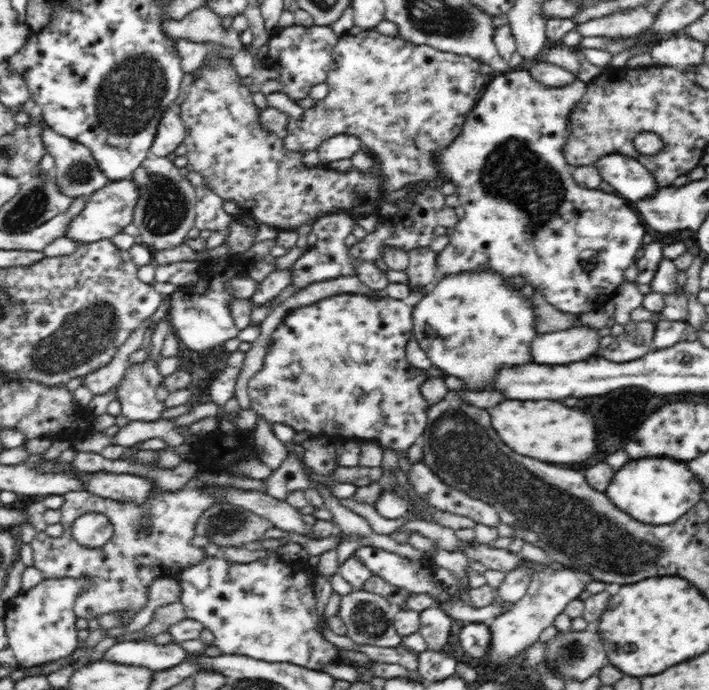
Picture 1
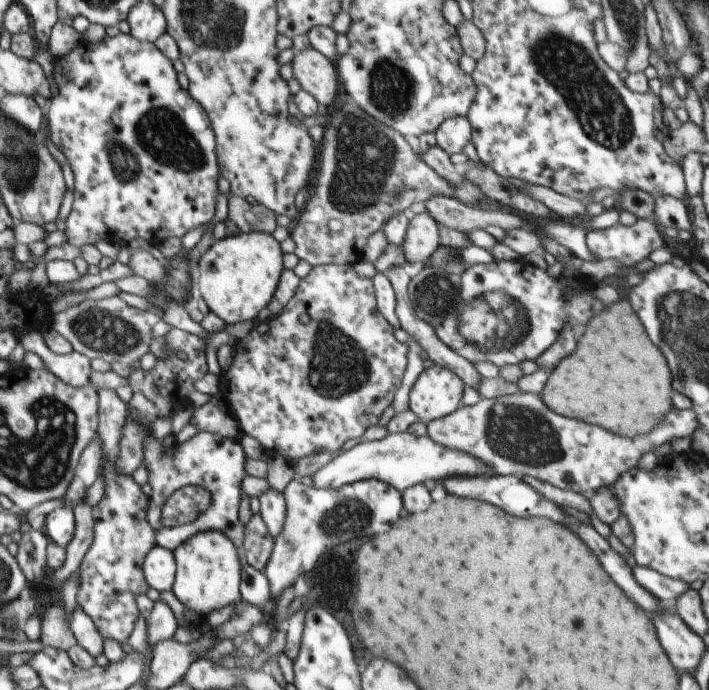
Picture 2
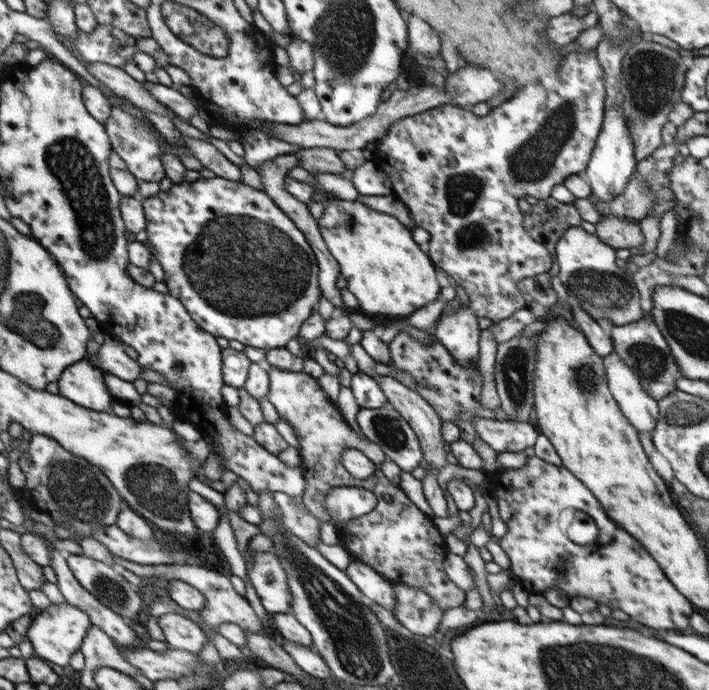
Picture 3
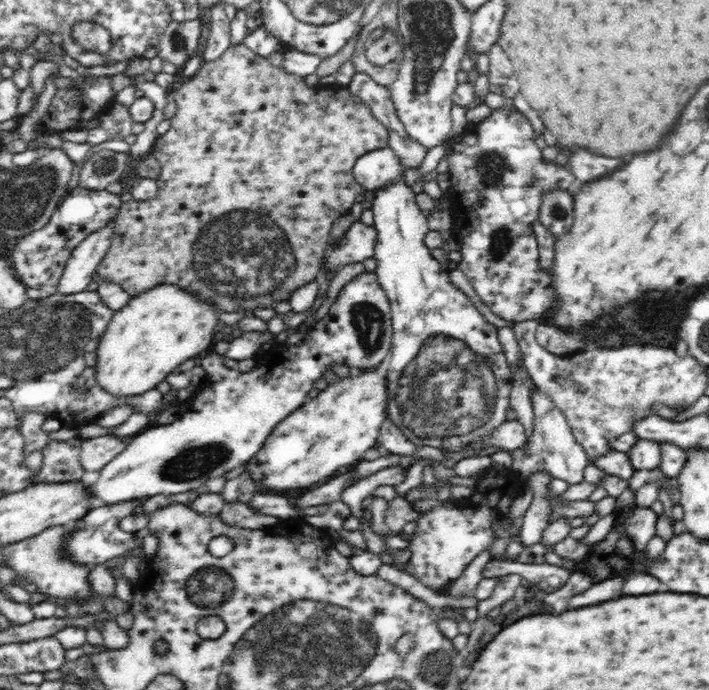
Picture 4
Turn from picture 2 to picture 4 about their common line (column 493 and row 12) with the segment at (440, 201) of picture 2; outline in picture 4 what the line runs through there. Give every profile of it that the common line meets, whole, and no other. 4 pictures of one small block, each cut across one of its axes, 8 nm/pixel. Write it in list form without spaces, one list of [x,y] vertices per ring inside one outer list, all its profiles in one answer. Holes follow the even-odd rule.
[[[224,4],[215,5],[210,10],[210,36],[202,58],[214,61],[220,58],[231,47],[230,21],[224,10]]]

